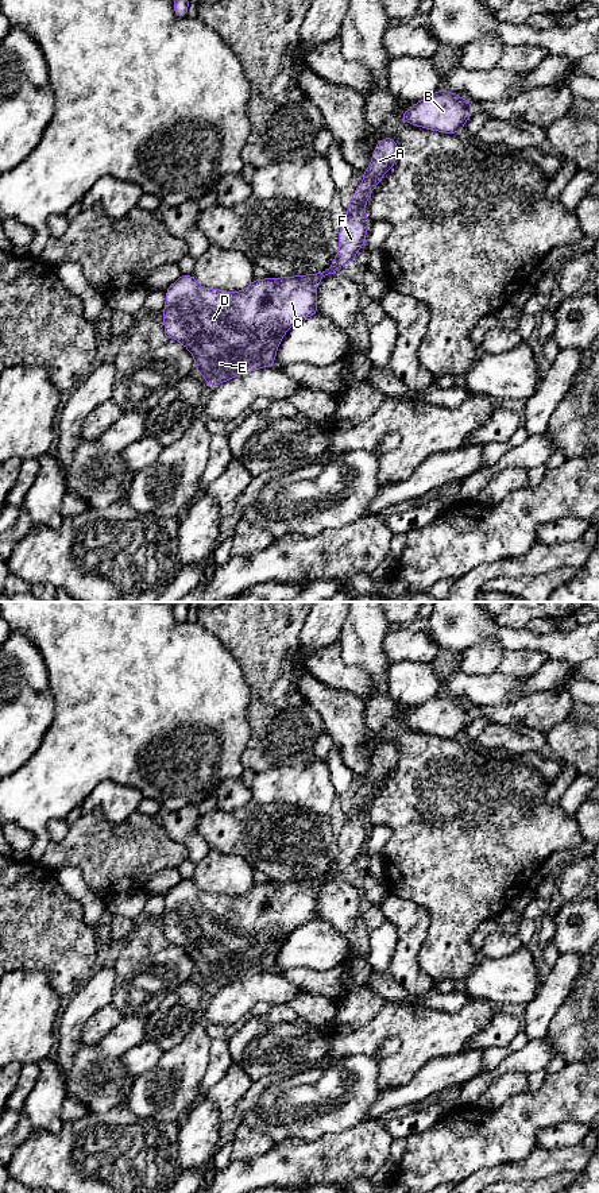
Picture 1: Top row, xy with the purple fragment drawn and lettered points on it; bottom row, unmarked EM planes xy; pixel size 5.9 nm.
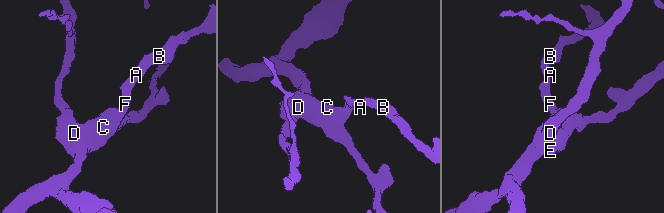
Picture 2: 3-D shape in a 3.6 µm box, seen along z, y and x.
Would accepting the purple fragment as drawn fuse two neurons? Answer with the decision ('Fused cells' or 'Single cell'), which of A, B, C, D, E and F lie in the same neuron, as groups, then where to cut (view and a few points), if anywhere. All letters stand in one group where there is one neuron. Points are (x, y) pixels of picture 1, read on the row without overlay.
Single cell. Groups: A B C D E F. No split

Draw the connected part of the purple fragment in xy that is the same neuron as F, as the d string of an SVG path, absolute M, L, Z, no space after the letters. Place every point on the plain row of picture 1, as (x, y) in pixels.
M391 741L379 745L374 753L370 771L363 776L363 785L355 794L351 808L347 814L347 821L339 835L339 856L332 865L332 869L322 877L293 880L293 881L268 881L264 884L254 884L246 893L240 896L227 896L220 893L209 893L200 891L192 879L182 879L166 895L166 906L163 912L163 933L169 942L183 949L194 962L194 973L198 974L202 982L210 992L224 988L235 981L252 977L255 974L275 969L275 961L282 942L298 926L317 919L317 891L328 879L336 879L336 872L343 872L355 865L356 858L364 850L368 835L368 822L366 819L366 808L398 762L398 749Z

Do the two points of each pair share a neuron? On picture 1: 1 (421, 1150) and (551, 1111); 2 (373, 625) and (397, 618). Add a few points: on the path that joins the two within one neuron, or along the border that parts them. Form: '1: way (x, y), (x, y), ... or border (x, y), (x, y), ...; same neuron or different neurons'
1: way (453, 1149), (487, 1147), (518, 1123); same neuron
2: border (385, 616), (391, 626); different neurons

